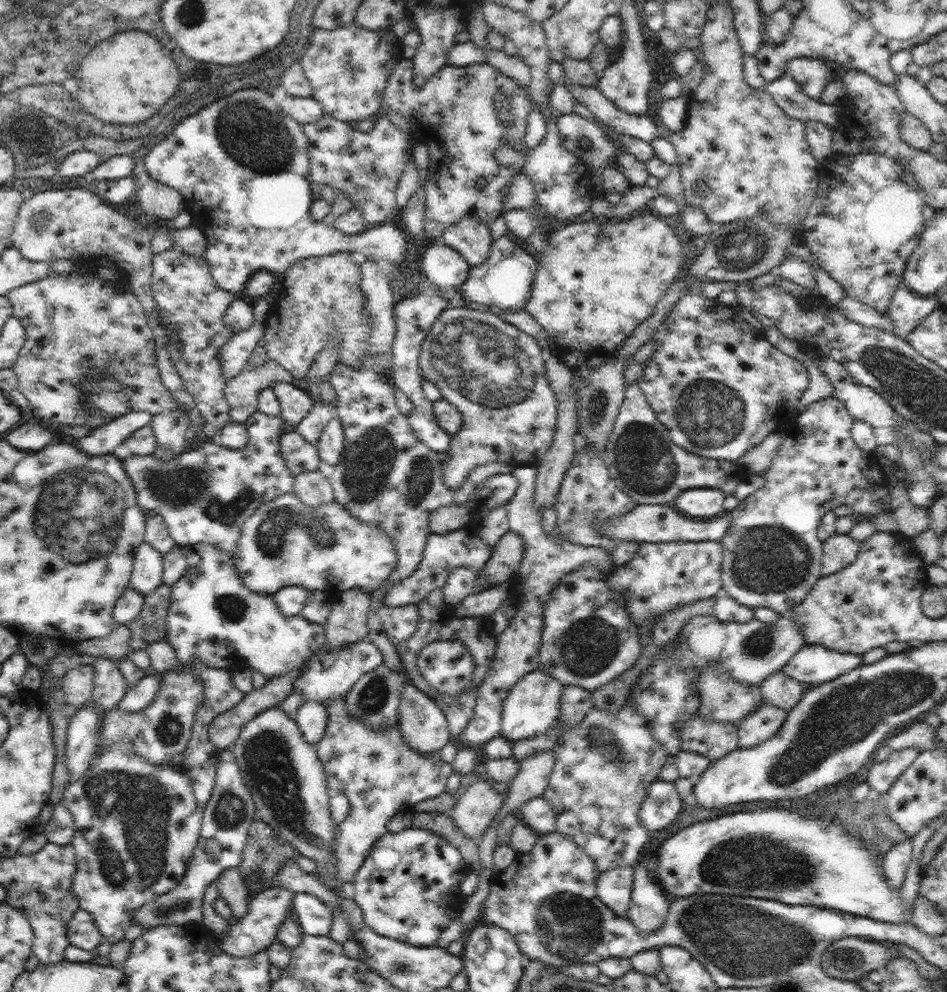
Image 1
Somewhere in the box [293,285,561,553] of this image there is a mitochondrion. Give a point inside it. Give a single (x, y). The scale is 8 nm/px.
(484, 364)

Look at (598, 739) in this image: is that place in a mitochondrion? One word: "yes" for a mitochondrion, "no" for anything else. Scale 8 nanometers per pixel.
yes

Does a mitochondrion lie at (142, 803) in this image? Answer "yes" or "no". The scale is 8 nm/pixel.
yes

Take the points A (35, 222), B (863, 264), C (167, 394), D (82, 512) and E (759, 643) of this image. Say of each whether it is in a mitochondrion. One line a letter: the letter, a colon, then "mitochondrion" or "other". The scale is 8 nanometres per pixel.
A: mitochondrion
B: mitochondrion
C: other
D: mitochondrion
E: mitochondrion

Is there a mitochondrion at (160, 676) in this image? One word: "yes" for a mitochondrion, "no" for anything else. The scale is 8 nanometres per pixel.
no

